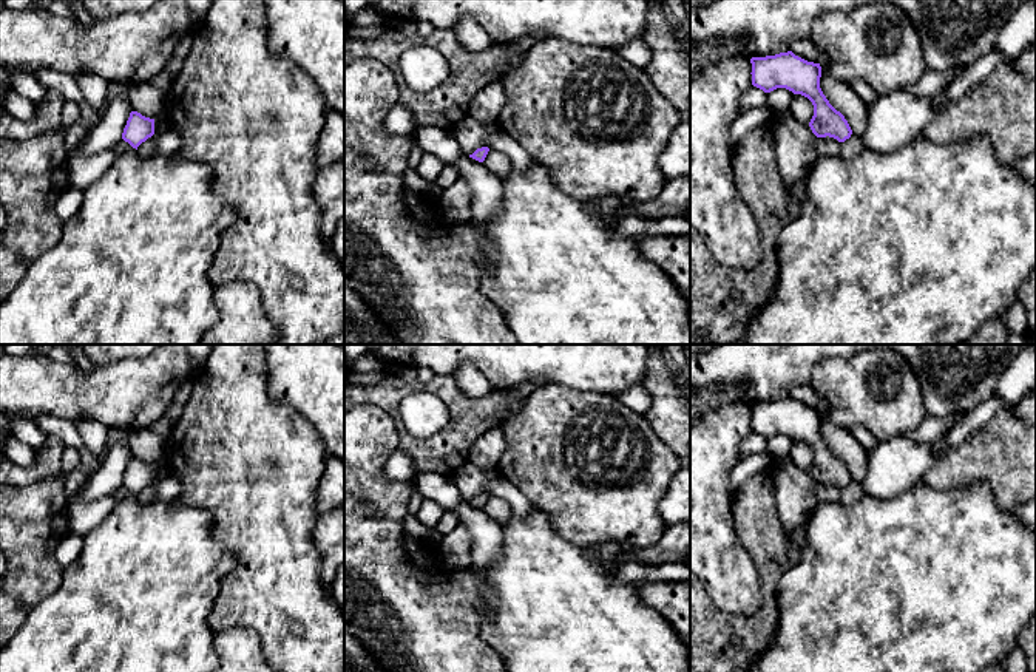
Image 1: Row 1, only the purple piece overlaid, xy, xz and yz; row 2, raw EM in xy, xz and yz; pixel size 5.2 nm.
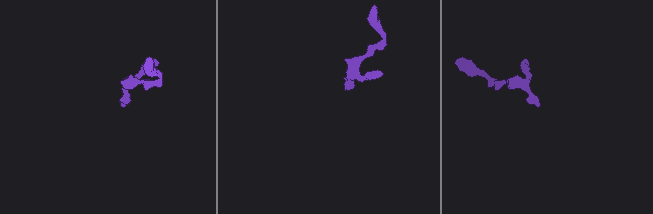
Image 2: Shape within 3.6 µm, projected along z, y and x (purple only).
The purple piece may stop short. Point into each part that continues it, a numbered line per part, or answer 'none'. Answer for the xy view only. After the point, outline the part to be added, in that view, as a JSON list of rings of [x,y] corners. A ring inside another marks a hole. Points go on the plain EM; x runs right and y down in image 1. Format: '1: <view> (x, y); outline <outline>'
1: xy (138, 598); outline [[[131,493],[116,504],[100,525],[83,536],[83,548],[79,558],[63,568],[60,587],[32,609],[19,632],[0,649],[0,672],[215,672],[219,667],[219,658],[213,647],[215,632],[208,626],[208,615],[219,593],[221,579],[236,565],[236,559],[213,538],[213,524],[213,516],[207,510],[176,501],[142,504]]]

